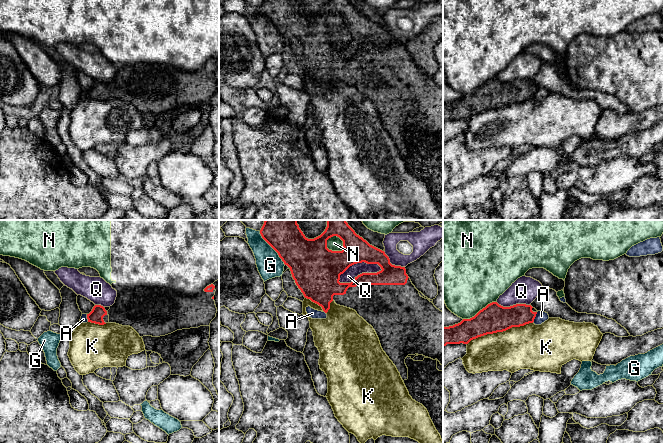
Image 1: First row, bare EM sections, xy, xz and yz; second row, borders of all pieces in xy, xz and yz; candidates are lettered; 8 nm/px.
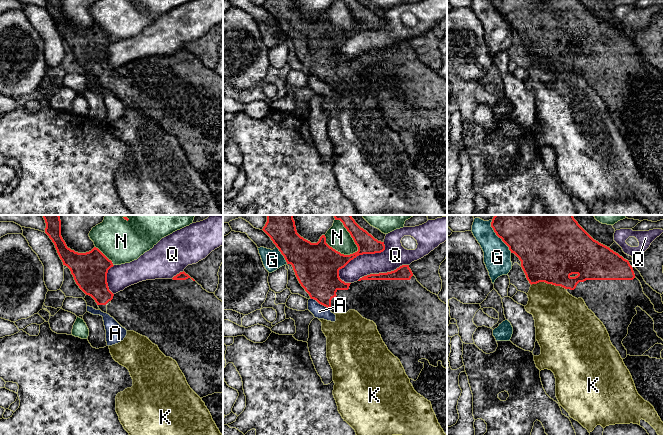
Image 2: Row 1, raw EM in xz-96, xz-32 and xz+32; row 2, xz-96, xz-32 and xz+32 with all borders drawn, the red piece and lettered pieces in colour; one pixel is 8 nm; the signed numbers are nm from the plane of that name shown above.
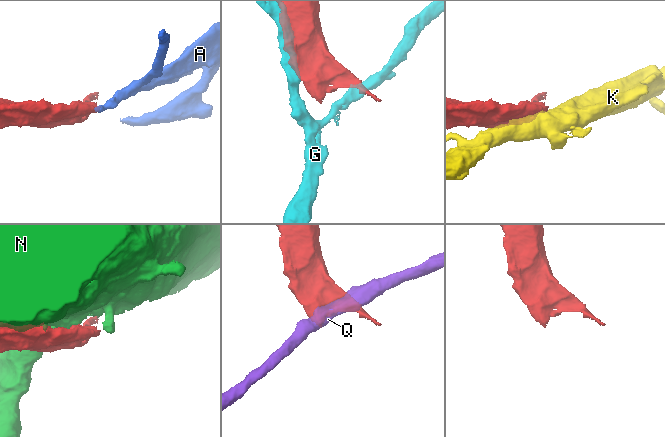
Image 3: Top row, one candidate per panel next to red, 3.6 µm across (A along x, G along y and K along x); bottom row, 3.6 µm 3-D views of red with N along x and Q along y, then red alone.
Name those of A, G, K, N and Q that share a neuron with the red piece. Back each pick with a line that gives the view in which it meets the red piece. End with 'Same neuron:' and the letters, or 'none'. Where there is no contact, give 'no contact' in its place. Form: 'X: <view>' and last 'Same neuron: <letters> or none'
Same neuron: none

